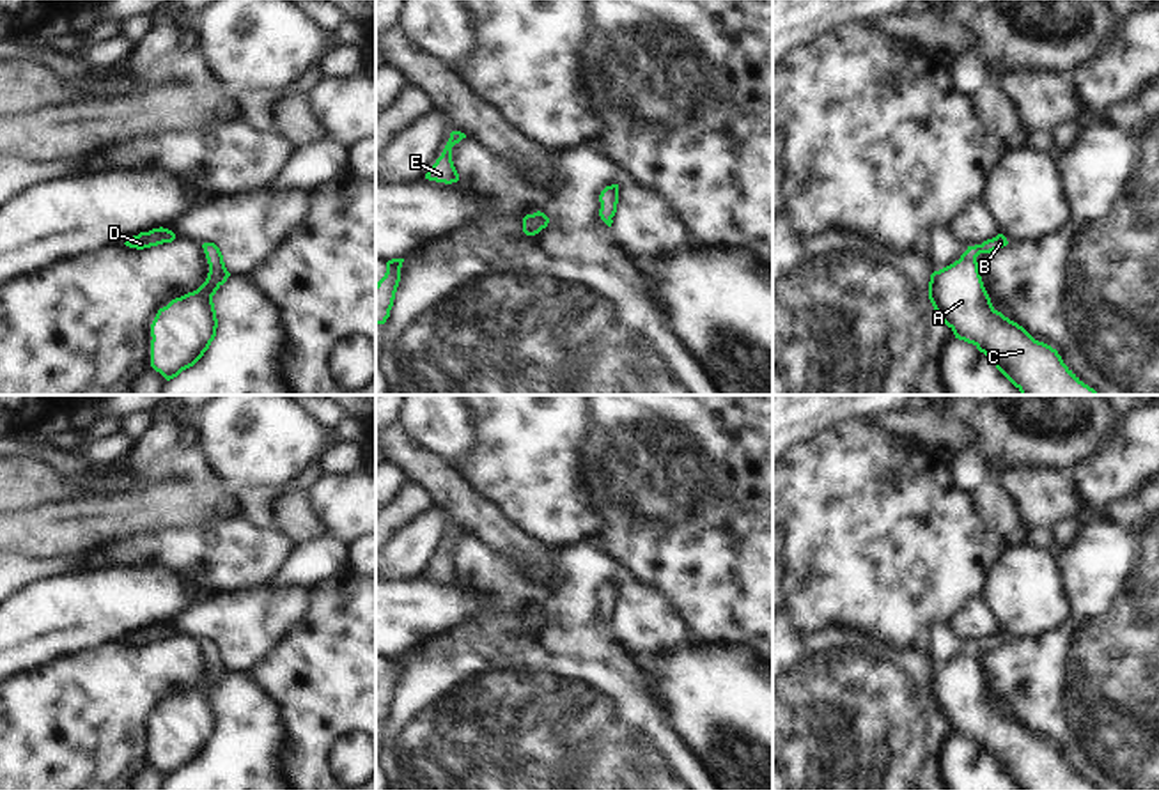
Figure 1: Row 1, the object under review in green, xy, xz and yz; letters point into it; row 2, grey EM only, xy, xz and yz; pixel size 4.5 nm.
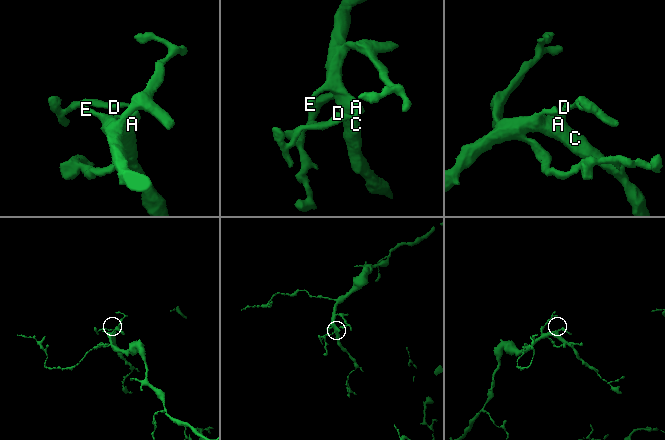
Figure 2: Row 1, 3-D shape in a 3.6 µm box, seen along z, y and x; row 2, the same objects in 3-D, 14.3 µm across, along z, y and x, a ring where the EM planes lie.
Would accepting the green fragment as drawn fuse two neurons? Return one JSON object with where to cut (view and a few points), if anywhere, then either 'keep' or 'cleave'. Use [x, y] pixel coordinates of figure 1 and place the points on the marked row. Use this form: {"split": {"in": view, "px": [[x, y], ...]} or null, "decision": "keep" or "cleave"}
{"split": null, "decision": "keep"}

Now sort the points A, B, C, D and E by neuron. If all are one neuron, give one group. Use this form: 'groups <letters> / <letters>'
groups A B C D E

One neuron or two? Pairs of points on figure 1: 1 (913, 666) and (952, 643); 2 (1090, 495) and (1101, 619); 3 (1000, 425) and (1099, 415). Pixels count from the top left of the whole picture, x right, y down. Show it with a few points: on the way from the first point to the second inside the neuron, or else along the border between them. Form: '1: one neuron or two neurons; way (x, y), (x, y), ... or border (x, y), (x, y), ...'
1: two neurons; border (922, 645), (934, 666)
2: two neurons; border (1136, 491), (1099, 512)
3: one neuron; way (1026, 436), (1048, 441), (1067, 441), (1078, 436)

